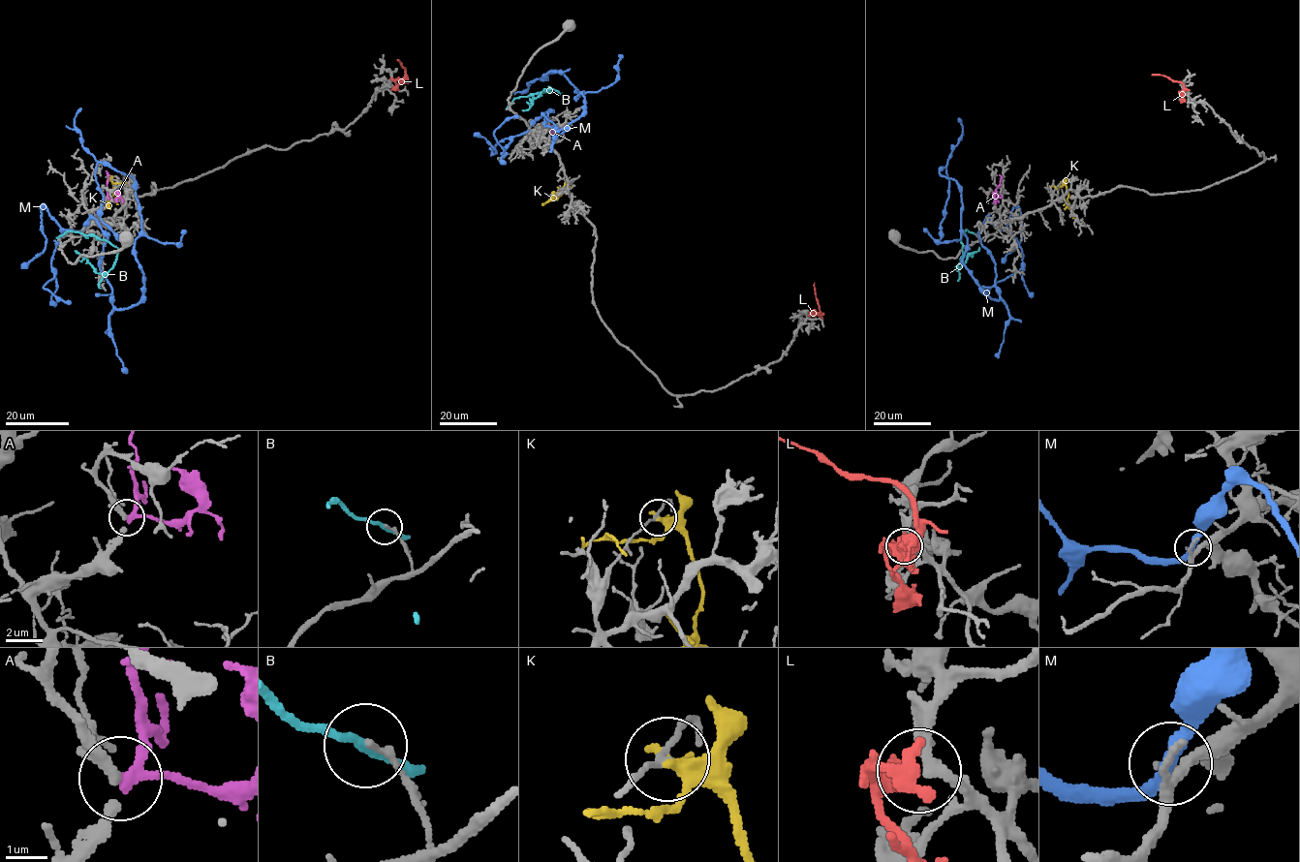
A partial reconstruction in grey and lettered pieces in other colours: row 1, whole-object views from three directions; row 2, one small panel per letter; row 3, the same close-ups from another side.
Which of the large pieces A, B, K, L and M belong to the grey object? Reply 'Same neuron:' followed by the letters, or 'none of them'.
Same neuron: L

